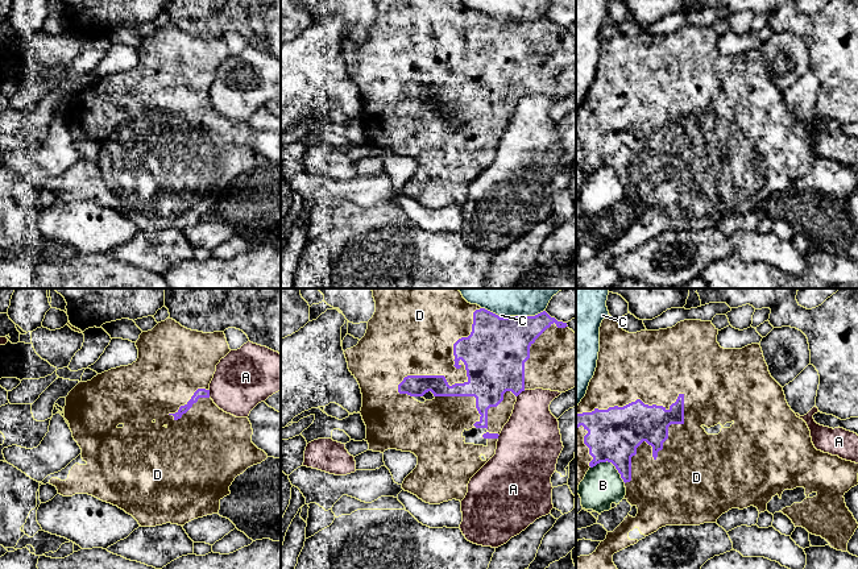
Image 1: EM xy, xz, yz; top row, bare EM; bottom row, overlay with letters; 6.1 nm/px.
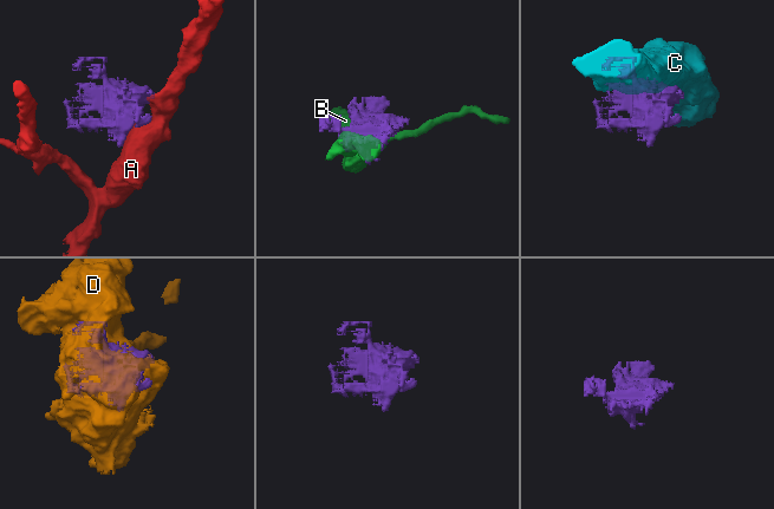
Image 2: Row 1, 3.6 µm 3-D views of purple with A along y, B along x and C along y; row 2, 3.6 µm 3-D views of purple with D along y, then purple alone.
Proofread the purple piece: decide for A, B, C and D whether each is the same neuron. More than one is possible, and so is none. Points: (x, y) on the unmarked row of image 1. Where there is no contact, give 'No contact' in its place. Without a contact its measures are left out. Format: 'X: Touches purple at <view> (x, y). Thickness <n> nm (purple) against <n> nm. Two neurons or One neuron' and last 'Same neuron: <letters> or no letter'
A: Touches purple at xz (521, 96). Thickness 360 nm (purple) against 320 nm. Two neurons
B: Touches purple at yz (610, 166). Thickness 320 nm (purple) against 240 nm. Two neurons
C: Touches purple at xz (513, 21). Thickness 380 nm (purple) against 140 nm. Two neurons
D: Touches purple at yz (631, 107). Thickness 320 nm (purple) against 440 nm. One neuron
Same neuron: D

